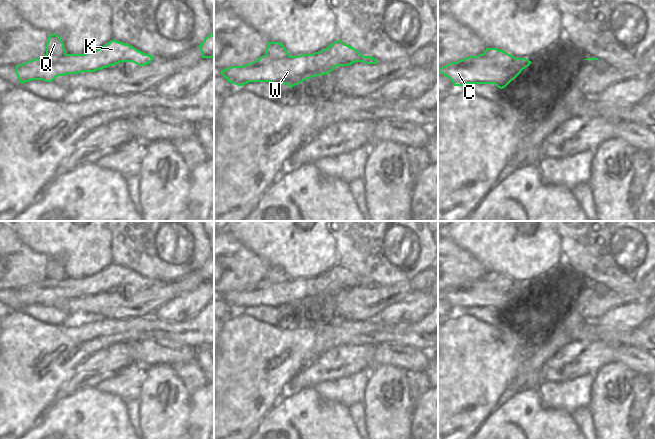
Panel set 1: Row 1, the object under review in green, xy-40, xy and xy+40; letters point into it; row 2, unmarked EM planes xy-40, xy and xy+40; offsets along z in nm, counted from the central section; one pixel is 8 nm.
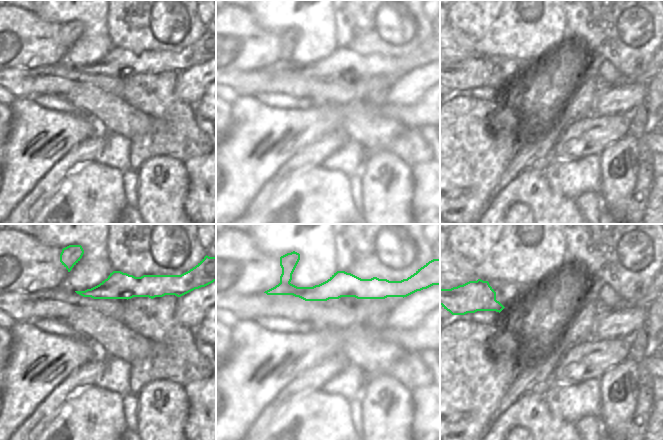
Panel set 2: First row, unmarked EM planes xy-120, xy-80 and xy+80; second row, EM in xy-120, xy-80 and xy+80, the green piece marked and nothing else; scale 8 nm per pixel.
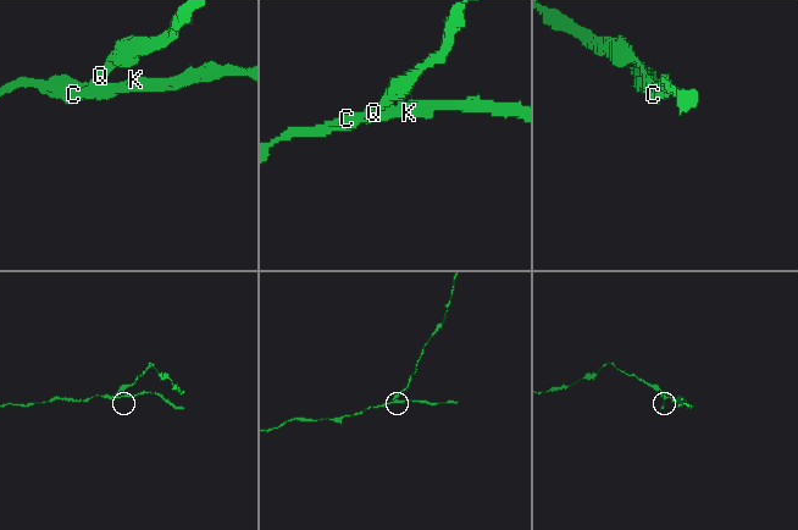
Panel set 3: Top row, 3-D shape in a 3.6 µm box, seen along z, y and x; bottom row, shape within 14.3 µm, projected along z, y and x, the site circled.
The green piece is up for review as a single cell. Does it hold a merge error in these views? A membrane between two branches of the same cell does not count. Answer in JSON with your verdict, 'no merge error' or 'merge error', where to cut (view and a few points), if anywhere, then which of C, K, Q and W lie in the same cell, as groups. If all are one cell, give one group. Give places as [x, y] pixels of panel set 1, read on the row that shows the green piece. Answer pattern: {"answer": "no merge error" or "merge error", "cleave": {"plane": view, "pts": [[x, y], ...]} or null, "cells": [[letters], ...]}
{"answer": "merge error", "cleave": {"plane": "xy", "pts": [[266, 53], [277, 57], [289, 56]]}, "cells": [["C", "K", "W"], ["Q"]]}

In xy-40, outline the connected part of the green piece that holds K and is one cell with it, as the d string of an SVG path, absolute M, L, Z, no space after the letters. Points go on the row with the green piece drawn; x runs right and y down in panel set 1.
M111 40L101 48L85 54L51 56L45 54L16 66L16 75L21 84L31 80L52 82L57 76L95 72L121 62L133 62L145 66L153 56L145 54L129 44Z

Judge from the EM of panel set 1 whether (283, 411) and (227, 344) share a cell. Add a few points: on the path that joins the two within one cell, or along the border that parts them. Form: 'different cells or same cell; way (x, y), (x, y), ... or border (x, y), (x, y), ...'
different cells; border (279, 395), (274, 407), (261, 421)

